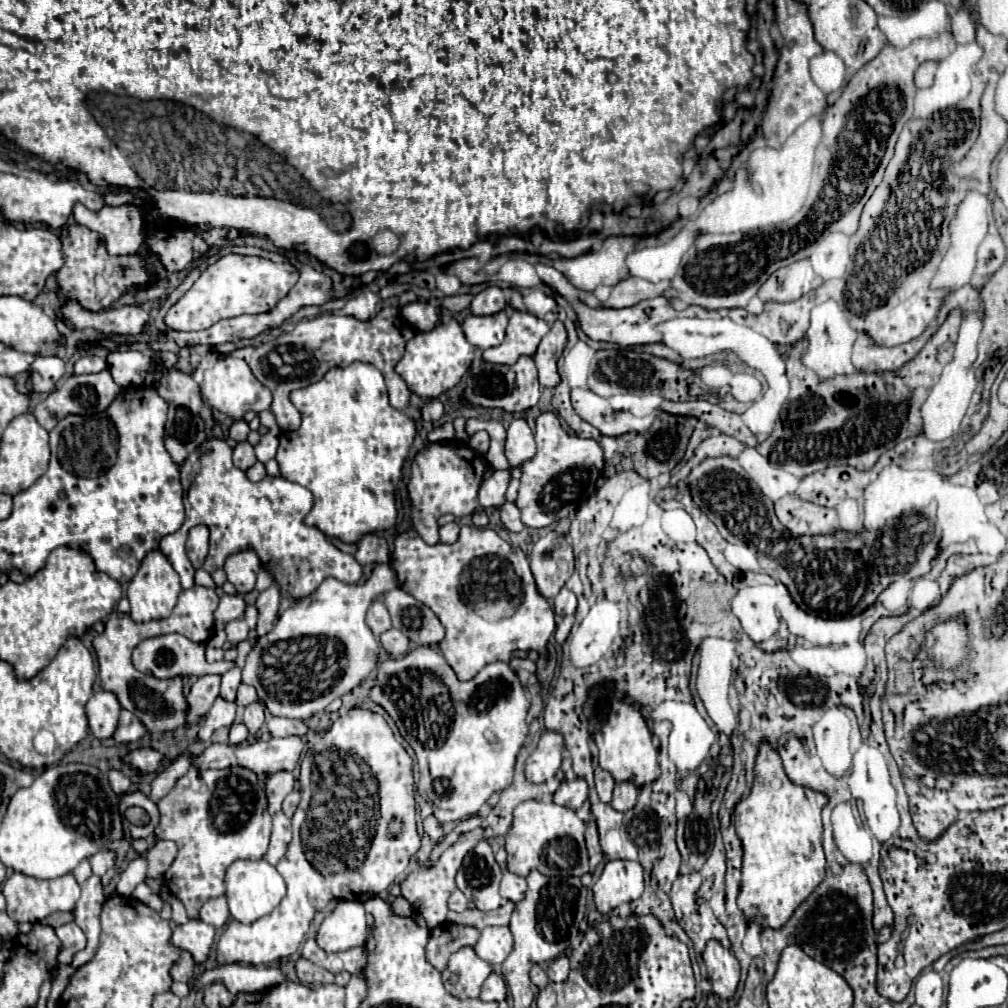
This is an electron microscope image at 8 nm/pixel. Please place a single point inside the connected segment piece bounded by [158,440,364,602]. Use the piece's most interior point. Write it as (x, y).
(268, 516)

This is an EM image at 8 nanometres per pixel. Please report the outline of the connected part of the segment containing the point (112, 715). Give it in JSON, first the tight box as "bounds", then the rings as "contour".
{"bounds":[86,690,120,740],"contour":[[[98,690],[88,702],[86,702],[86,716],[88,716],[88,726],[90,732],[104,740],[110,738],[118,726],[118,716],[120,716],[120,702],[114,692],[108,690]]]}

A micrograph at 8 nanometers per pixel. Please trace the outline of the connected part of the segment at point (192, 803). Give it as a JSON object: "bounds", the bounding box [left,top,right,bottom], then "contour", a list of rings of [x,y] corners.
{"bounds":[156,766,272,918],"contour":[[[240,766],[224,768],[224,770],[198,770],[190,768],[174,788],[158,802],[160,824],[156,826],[156,838],[174,840],[178,846],[178,856],[172,866],[164,874],[164,882],[172,896],[176,896],[184,906],[190,918],[198,918],[198,910],[210,898],[218,898],[226,892],[224,874],[228,866],[236,860],[260,860],[268,850],[272,816],[268,814],[268,802],[264,794],[264,784],[258,776]]]}

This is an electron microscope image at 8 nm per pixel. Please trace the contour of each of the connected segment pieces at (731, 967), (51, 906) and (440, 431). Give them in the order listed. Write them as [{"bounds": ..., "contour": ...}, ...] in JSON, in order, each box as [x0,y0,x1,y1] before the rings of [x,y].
[{"bounds":[702,940,740,1000],"contour":[[[712,940],[712,942],[708,942],[702,958],[708,968],[712,994],[722,1000],[732,998],[738,988],[738,980],[740,980],[740,964],[734,958],[734,954],[730,950],[722,948],[720,942]]]},{"bounds":[2,872,80,922],"contour":[[[14,872],[4,888],[2,888],[2,894],[6,896],[6,904],[8,904],[8,916],[14,920],[14,922],[40,922],[44,920],[46,916],[50,916],[52,912],[58,912],[58,910],[74,910],[76,908],[76,900],[80,898],[80,886],[78,882],[74,880],[72,874],[66,874],[66,876],[60,876],[56,880],[36,880],[36,878],[30,878],[30,876],[24,876],[20,872]]]},{"bounds":[426,422,454,444],"contour":[[[448,422],[448,424],[444,424],[444,426],[434,428],[434,430],[428,434],[426,442],[428,442],[428,444],[436,444],[436,442],[450,442],[452,438],[454,438],[454,426]]]}]

